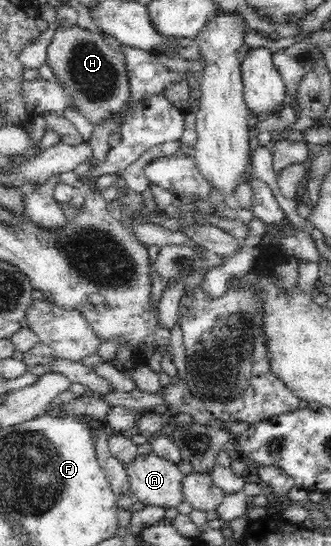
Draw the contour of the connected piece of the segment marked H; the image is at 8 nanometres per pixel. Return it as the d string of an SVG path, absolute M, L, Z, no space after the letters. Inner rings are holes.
M78 25L72 28L59 26L47 46L46 62L69 95L72 105L93 127L109 116L116 116L126 106L130 85L125 54L121 50L112 50L103 40L101 32L90 32Z

